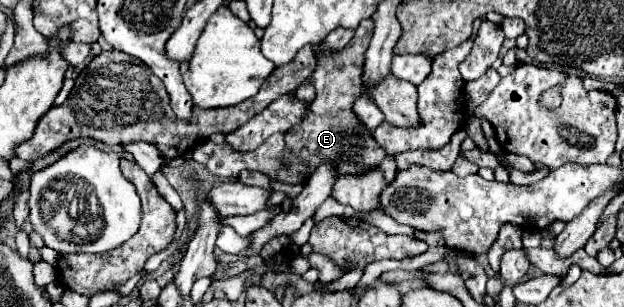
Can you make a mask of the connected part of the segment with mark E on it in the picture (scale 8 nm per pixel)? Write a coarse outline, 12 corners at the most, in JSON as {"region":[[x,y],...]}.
{"region":[[369,18],[341,52],[319,54],[317,96],[287,150],[341,176],[387,156],[353,112],[363,92]]}

